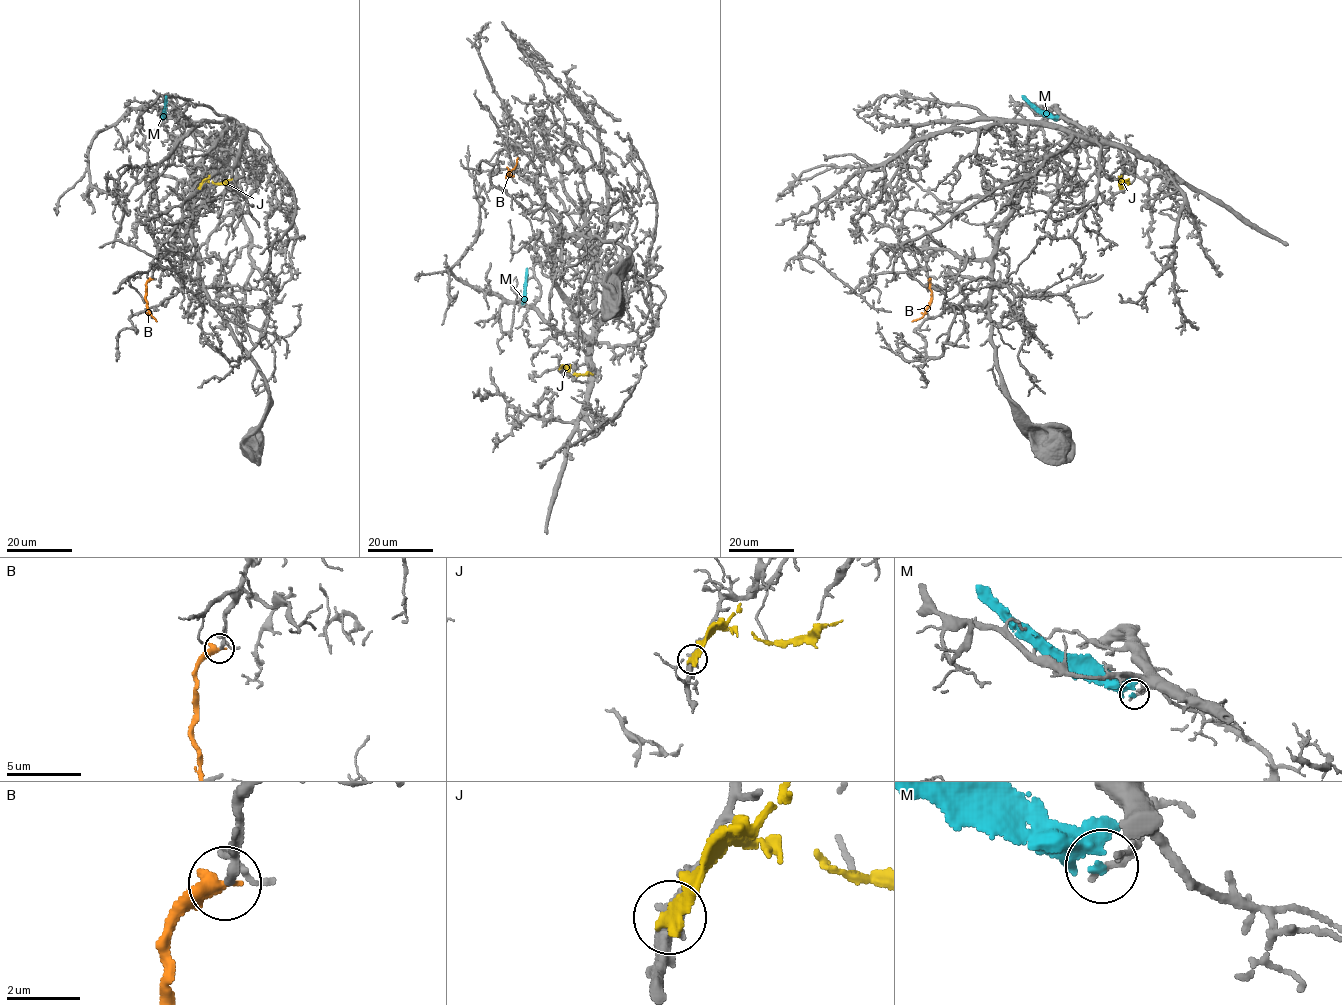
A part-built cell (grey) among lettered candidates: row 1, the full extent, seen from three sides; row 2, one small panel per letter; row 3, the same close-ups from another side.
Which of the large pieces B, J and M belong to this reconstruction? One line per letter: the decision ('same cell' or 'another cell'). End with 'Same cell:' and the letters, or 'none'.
B: same cell
J: another cell
M: another cell
Same cell: B

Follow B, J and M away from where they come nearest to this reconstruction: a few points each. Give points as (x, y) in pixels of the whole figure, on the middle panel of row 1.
B: (512, 175), (506, 177), (516, 166), (517, 157)
J: (560, 368), (575, 375), (593, 375)
M: (522, 303), (527, 268)

